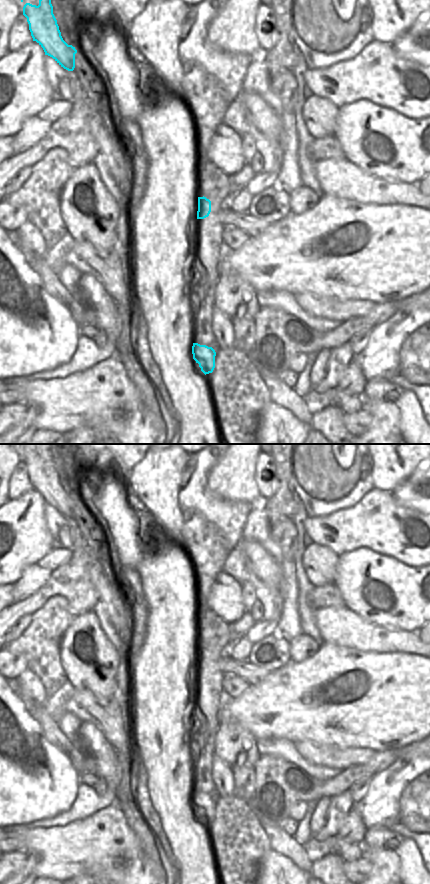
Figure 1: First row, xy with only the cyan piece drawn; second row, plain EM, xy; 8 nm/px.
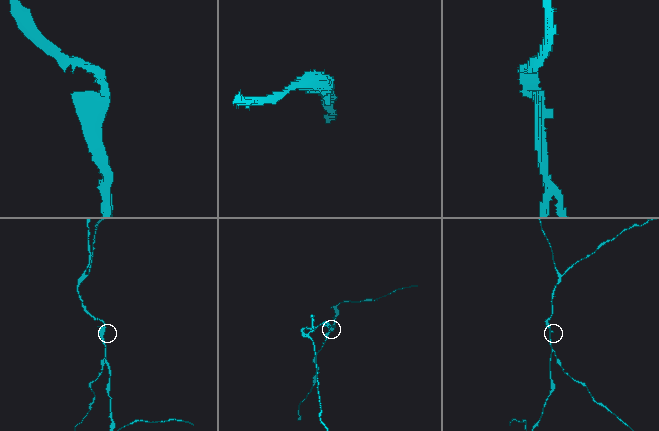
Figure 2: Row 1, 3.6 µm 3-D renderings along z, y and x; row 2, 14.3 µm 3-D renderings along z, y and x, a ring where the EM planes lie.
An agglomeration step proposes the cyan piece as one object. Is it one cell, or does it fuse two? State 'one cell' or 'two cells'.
two cells

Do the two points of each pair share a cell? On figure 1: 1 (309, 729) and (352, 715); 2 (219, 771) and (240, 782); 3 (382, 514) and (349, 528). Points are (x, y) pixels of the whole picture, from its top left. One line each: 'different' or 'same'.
1: same
2: different
3: same

